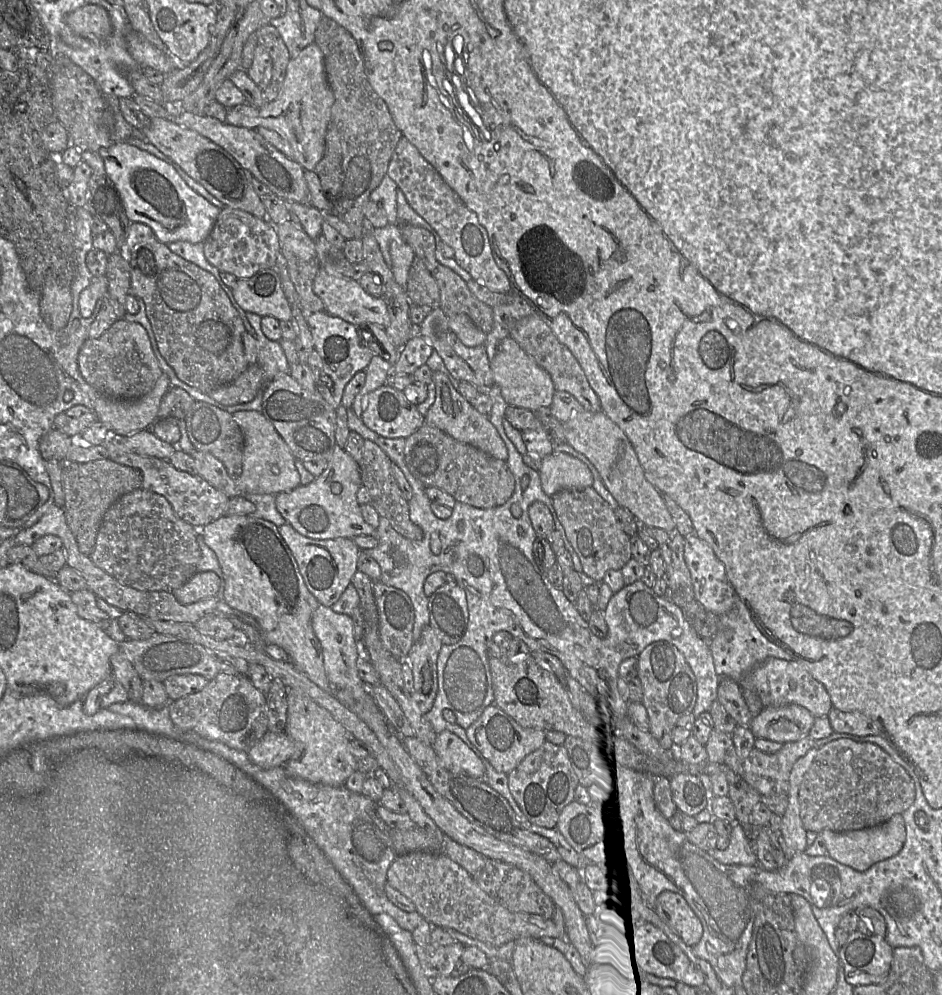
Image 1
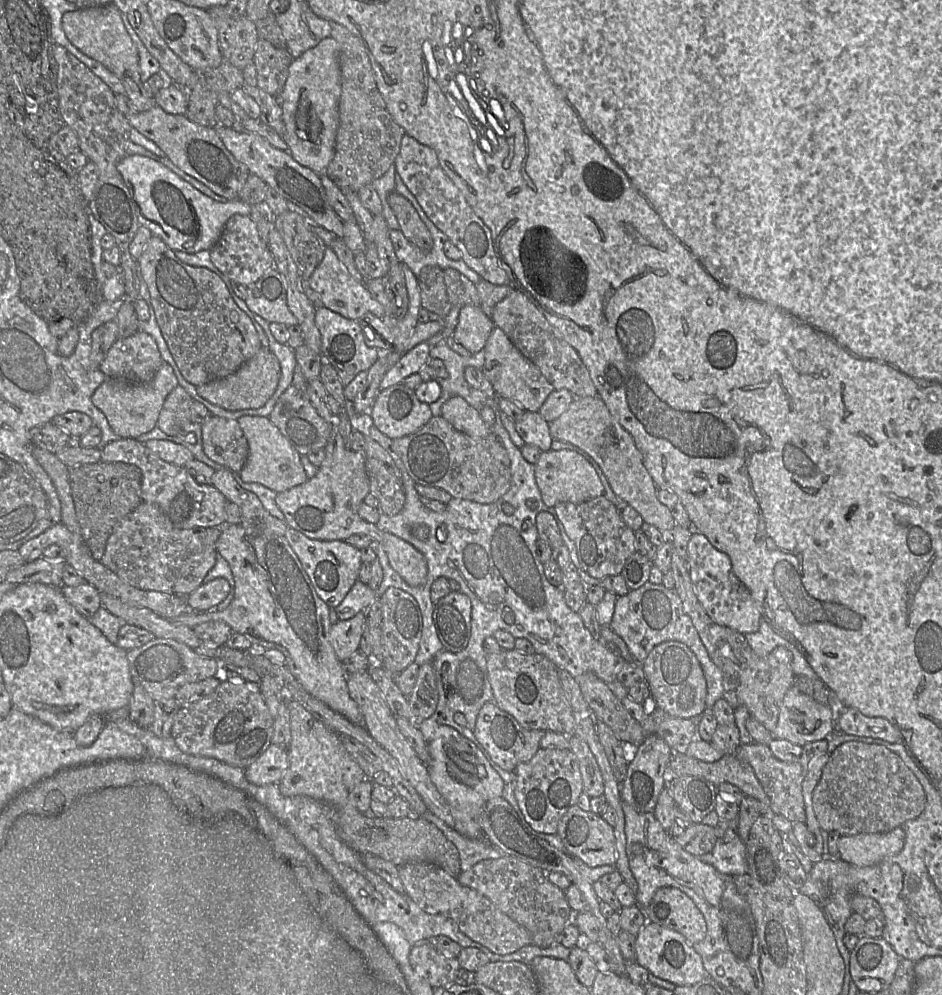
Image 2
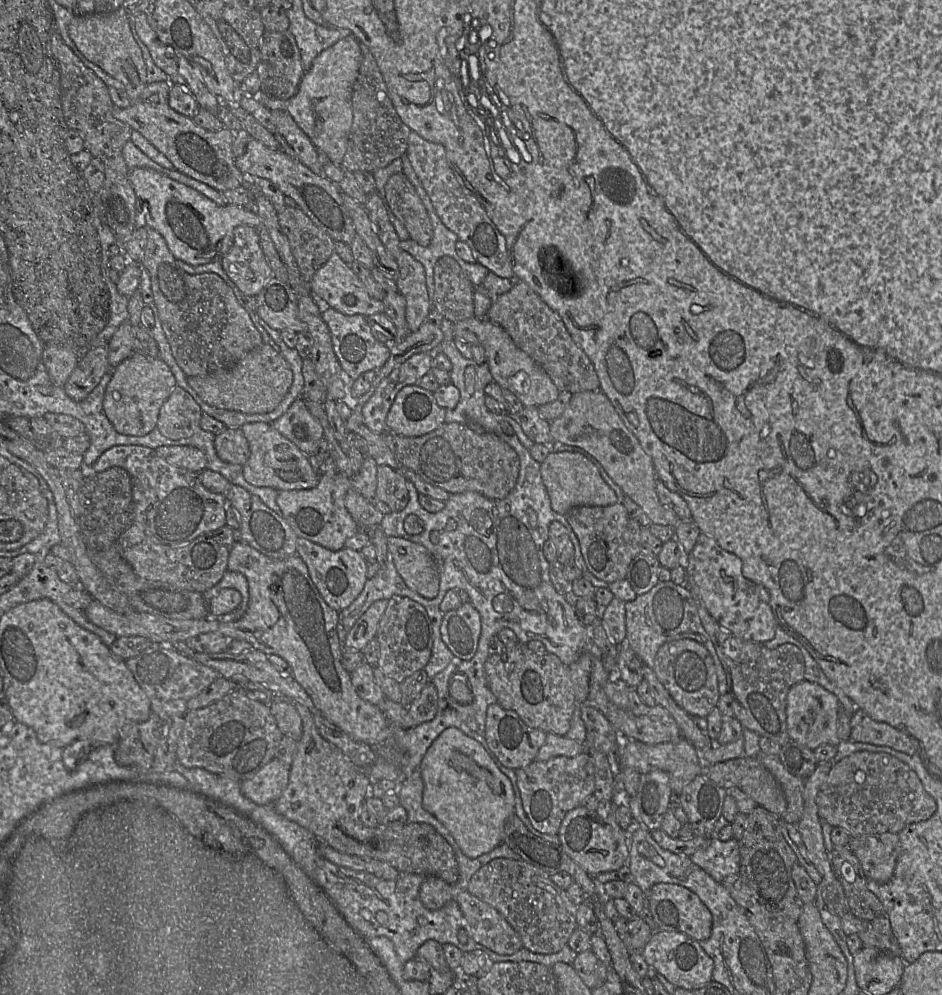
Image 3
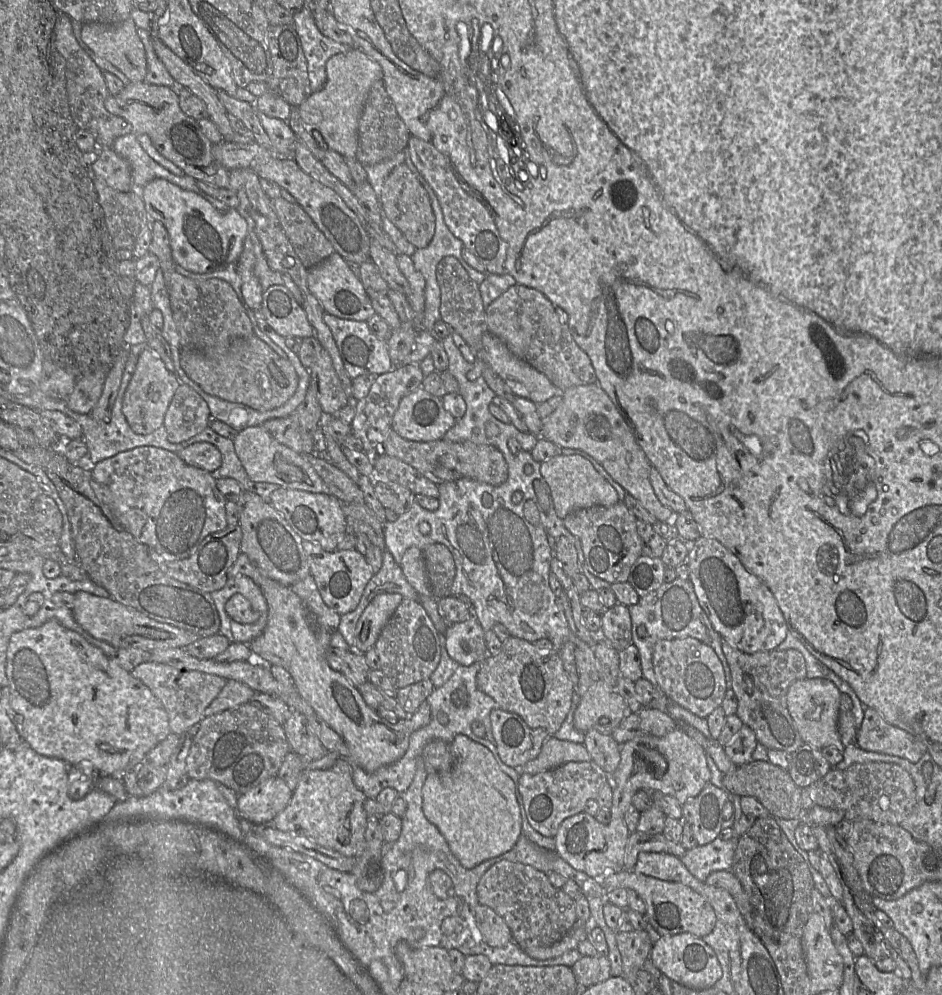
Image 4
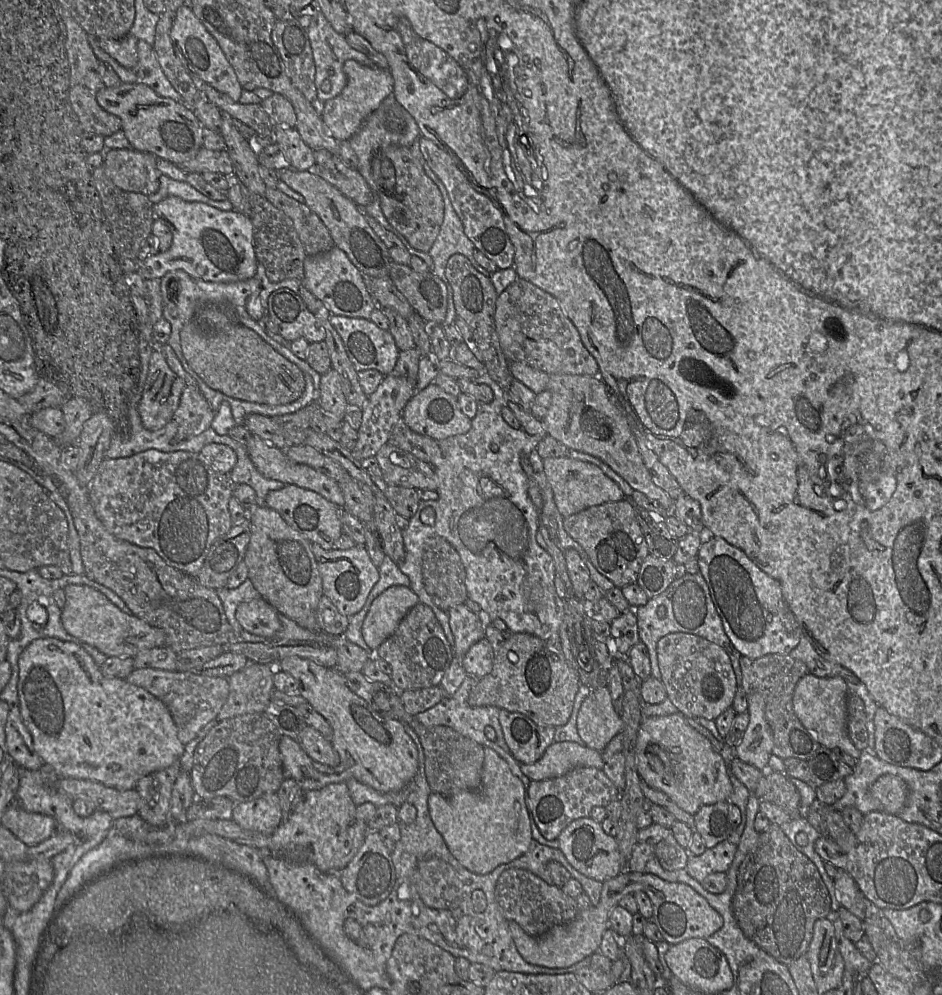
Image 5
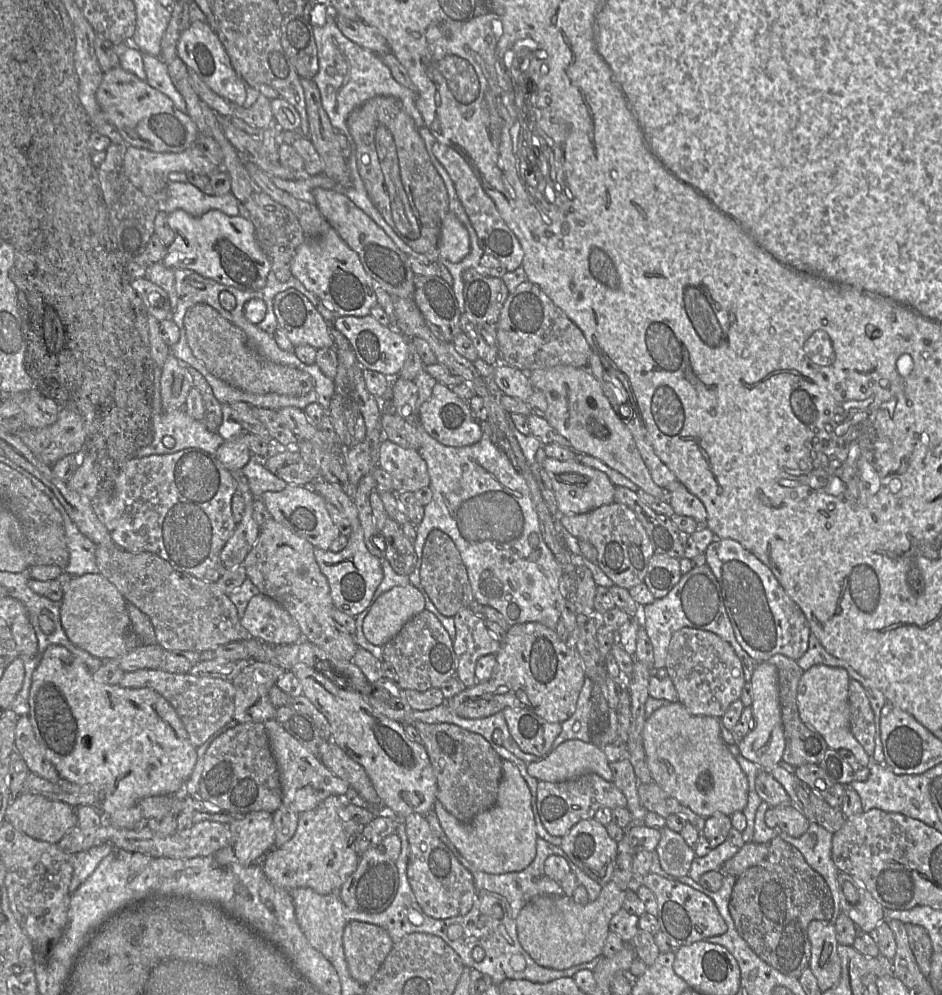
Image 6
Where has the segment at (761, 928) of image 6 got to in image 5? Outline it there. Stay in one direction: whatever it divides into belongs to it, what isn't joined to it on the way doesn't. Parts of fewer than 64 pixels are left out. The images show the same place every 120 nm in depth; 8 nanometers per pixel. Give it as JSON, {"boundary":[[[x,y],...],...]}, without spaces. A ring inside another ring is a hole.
{"boundary":[[[772,823],[739,866],[732,912],[744,935],[786,966],[806,954],[815,921],[833,916],[831,897],[816,866]]]}

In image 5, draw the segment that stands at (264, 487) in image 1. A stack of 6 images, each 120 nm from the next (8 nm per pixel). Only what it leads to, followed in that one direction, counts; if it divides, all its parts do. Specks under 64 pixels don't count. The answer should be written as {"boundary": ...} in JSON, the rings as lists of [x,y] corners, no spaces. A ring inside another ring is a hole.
{"boundary":[[[252,434],[245,447],[251,461],[264,477],[317,492],[343,508],[343,493],[340,485],[333,479],[308,465],[289,460],[282,450],[257,435]]]}

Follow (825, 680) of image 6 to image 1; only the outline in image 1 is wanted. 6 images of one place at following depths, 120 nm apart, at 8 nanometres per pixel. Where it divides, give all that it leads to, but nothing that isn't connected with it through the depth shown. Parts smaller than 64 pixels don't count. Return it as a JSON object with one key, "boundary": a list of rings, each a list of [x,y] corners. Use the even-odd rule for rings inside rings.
{"boundary":[[[788,704],[765,707],[755,715],[749,728],[756,738],[787,743],[809,736],[815,717],[806,708]]]}

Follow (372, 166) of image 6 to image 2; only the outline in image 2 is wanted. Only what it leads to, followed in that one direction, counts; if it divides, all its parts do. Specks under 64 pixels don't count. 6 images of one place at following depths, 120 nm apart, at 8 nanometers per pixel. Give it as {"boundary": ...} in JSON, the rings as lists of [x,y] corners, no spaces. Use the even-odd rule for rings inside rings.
{"boundary":[[[393,191],[388,196],[388,203],[400,225],[400,231],[409,242],[423,252],[433,248],[433,238],[425,223],[411,202],[401,194]]]}

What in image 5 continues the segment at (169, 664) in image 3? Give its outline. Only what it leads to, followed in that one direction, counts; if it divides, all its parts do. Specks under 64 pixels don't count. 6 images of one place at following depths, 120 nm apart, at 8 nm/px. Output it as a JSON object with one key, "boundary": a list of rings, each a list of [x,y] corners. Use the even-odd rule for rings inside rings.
{"boundary":[[[140,668],[134,669],[126,681],[144,688],[166,705],[176,724],[178,739],[184,745],[196,738],[199,731],[217,717],[229,694],[229,683],[226,677],[206,676],[196,671],[179,672]]]}

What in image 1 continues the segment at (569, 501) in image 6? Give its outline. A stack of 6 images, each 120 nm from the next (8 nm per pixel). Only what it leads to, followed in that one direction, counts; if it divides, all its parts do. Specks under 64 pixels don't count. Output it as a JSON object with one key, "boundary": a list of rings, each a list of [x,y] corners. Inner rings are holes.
{"boundary":[[[553,452],[541,458],[539,469],[541,488],[552,497],[562,489],[592,487],[593,476],[579,459],[563,452]]]}

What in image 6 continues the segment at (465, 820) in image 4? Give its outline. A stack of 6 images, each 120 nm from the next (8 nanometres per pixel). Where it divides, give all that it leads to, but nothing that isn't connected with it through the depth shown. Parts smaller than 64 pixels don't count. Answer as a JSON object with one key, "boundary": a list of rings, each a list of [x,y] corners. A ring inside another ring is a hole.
{"boundary":[[[503,759],[502,768],[503,776],[499,785],[495,805],[491,809],[476,816],[469,823],[463,823],[451,815],[438,799],[433,805],[433,811],[447,838],[459,850],[463,857],[478,870],[486,873],[522,871],[533,862],[536,856],[536,839],[538,835],[531,806],[530,788],[515,764]]]}

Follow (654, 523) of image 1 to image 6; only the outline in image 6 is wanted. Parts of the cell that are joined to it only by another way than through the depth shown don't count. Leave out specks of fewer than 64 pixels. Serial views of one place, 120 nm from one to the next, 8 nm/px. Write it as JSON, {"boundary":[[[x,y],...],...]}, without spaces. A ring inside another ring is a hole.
{"boundary":[[[556,366],[547,369],[537,369],[527,374],[533,388],[535,390],[540,390],[545,395],[547,409],[544,418],[551,427],[570,442],[571,448],[576,453],[587,454],[599,459],[608,467],[628,478],[646,493],[669,503],[669,490],[658,486],[652,480],[650,472],[637,449],[630,430],[612,408],[607,398],[602,393],[600,384],[589,369],[572,366]]]}

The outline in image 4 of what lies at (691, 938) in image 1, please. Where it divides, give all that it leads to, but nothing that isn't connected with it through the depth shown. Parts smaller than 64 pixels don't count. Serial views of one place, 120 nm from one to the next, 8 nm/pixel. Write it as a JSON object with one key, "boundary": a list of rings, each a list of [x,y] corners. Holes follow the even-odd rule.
{"boundary":[[[627,870],[604,875],[600,881],[607,892],[617,888],[636,891],[645,902],[647,921],[660,936],[689,933],[702,939],[715,927],[716,915],[710,903],[684,884],[663,881]]]}

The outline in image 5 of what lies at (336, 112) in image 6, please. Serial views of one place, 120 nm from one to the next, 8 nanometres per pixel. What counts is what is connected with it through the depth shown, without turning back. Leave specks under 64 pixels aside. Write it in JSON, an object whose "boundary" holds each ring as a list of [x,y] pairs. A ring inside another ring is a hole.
{"boundary":[[[323,13],[310,17],[310,23],[306,28],[313,52],[315,63],[315,86],[317,90],[317,105],[323,104],[341,93],[347,78],[343,71],[344,62],[355,60],[366,66],[376,66],[366,55],[352,48],[346,41],[345,36],[339,34],[328,22]],[[391,94],[368,116],[362,127],[353,135],[353,140],[349,140],[351,147],[355,150],[355,154],[358,158],[356,169],[366,182],[371,184],[375,194],[378,194],[378,187],[373,178],[371,163],[376,152],[386,146],[401,146],[409,148],[414,140],[419,137],[421,137],[420,129],[415,119]]]}

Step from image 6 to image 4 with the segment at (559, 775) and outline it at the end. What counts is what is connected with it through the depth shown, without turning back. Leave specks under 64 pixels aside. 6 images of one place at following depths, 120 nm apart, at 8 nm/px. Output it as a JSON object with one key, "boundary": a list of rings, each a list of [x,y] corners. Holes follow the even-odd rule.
{"boundary":[[[549,735],[538,756],[522,767],[516,767],[521,774],[538,774],[557,768],[567,762],[587,762],[592,760],[584,744],[559,740]]]}

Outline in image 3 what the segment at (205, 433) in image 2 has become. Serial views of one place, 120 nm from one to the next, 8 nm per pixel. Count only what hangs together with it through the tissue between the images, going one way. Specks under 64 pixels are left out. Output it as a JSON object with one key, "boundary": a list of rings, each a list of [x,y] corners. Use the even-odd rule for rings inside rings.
{"boundary":[[[226,428],[215,435],[214,447],[220,460],[243,466],[249,458],[249,444],[241,428]]]}

